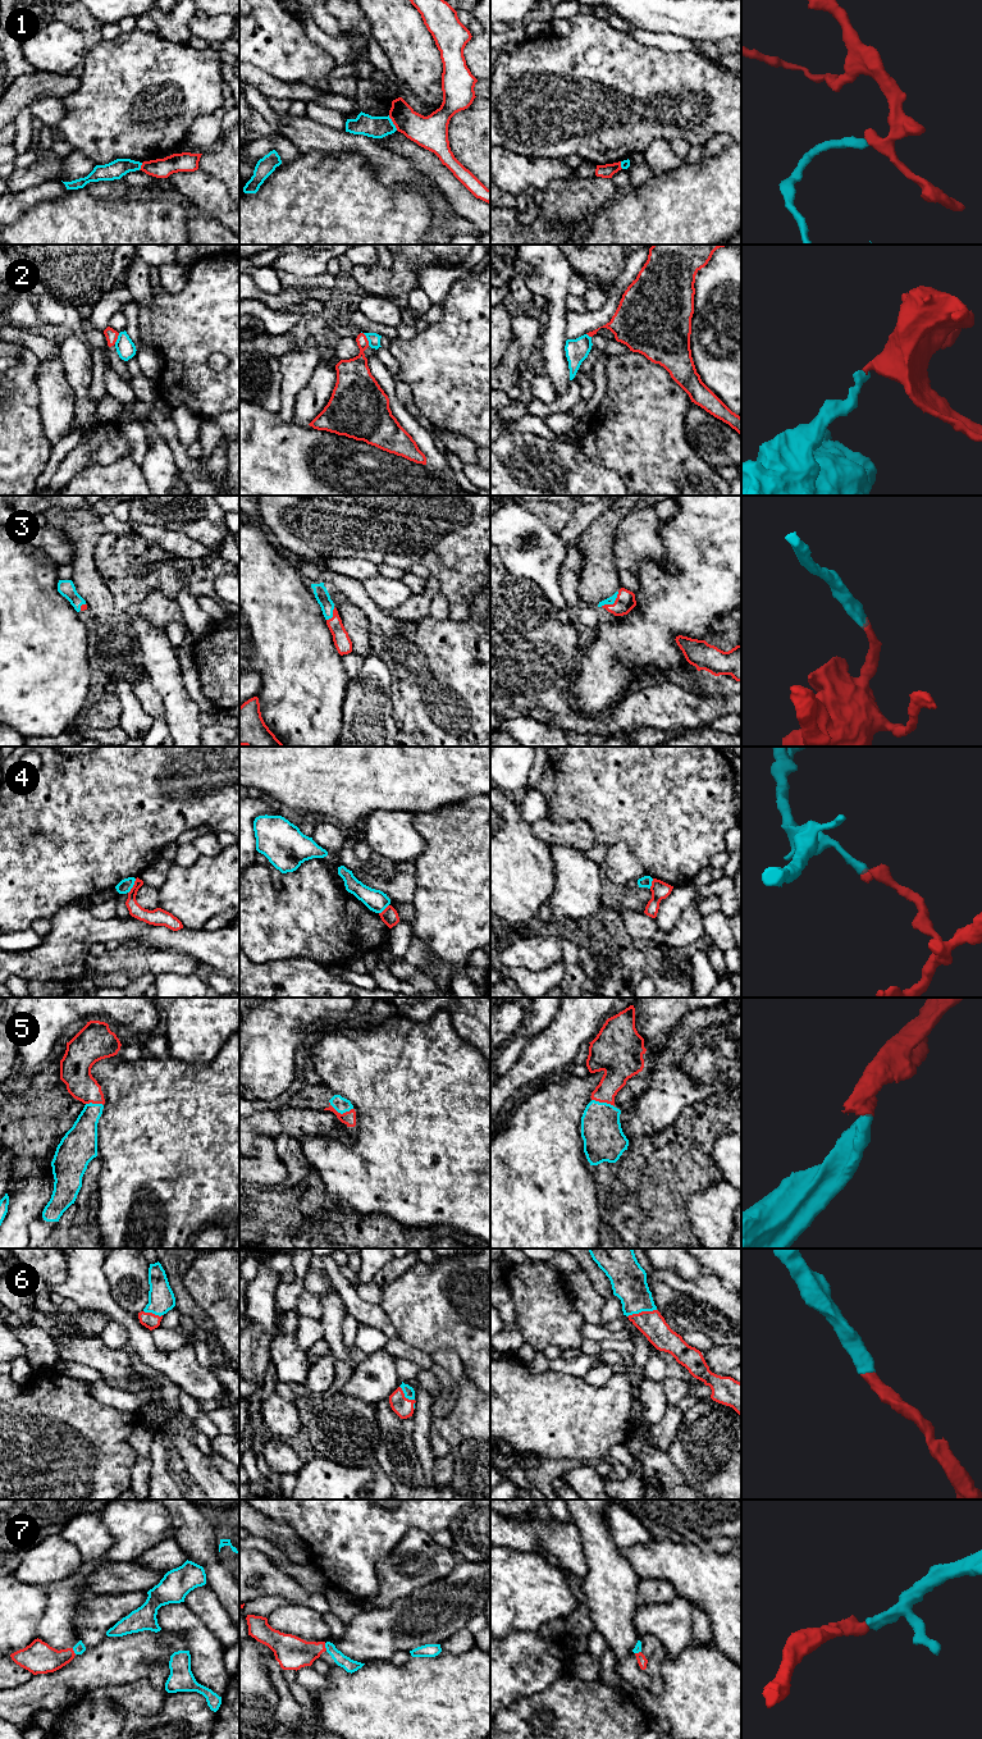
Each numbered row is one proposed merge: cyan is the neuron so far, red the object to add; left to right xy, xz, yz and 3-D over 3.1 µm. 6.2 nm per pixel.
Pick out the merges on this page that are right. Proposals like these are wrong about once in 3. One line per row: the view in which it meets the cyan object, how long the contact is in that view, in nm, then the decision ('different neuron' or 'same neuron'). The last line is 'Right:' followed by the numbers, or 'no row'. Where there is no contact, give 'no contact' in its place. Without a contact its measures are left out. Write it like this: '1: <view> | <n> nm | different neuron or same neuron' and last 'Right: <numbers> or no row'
1: xz | 110 nm | different neuron
2: xz | 100 nm | different neuron
3: yz | 150 nm | same neuron
4: xy | 110 nm | different neuron
5: xz | 160 nm | same neuron
6: yz | 190 nm | same neuron
7: xz | 50 nm | same neuron
Right: 3, 5, 6, 7

